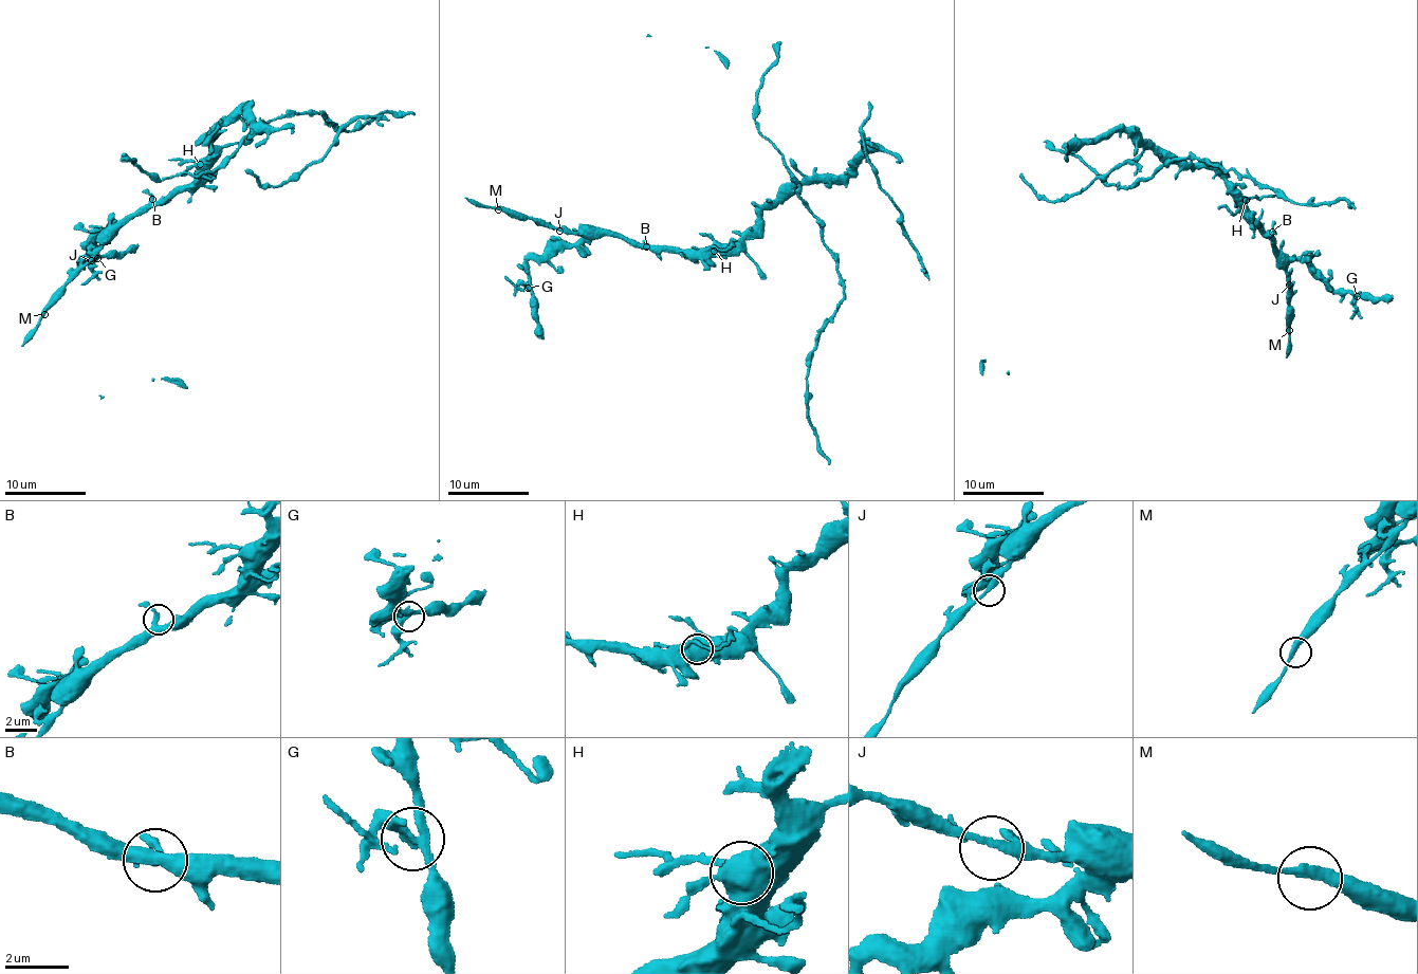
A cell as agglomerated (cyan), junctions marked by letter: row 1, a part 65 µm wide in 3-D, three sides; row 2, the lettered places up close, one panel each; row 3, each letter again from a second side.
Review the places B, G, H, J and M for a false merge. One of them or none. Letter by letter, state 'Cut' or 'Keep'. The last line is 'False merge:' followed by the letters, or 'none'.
B: Keep
G: Cut
H: Keep
J: Keep
M: Keep
False merge: G

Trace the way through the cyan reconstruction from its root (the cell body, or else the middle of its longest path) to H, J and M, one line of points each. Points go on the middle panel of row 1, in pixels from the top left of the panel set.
H: (836, 176), (809, 178), (765, 208), (759, 224), (743, 237), (714, 251)
J: (836, 176), (809, 178), (765, 208), (759, 224), (725, 247), (654, 250), (610, 234), (559, 231)
M: (836, 176), (809, 178), (765, 208), (759, 224), (738, 240), (699, 251), (568, 234), (498, 209)

